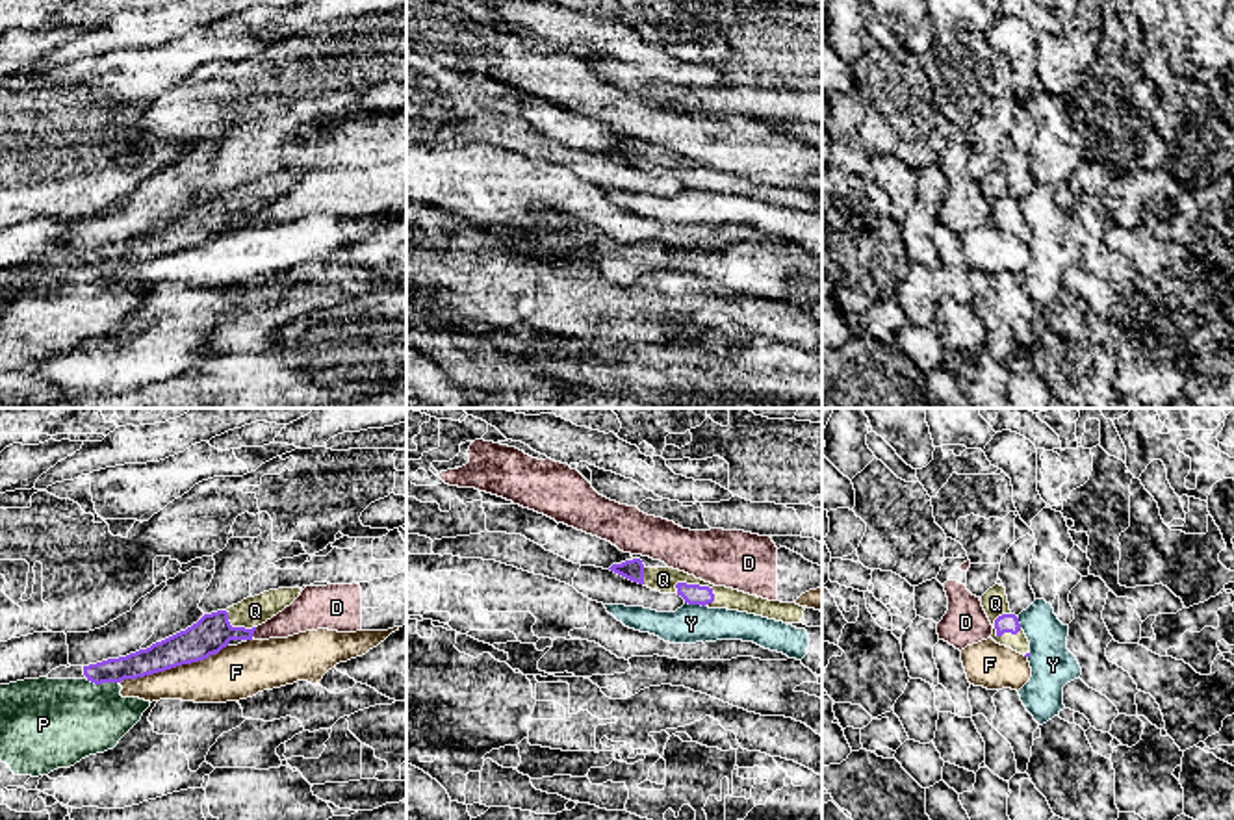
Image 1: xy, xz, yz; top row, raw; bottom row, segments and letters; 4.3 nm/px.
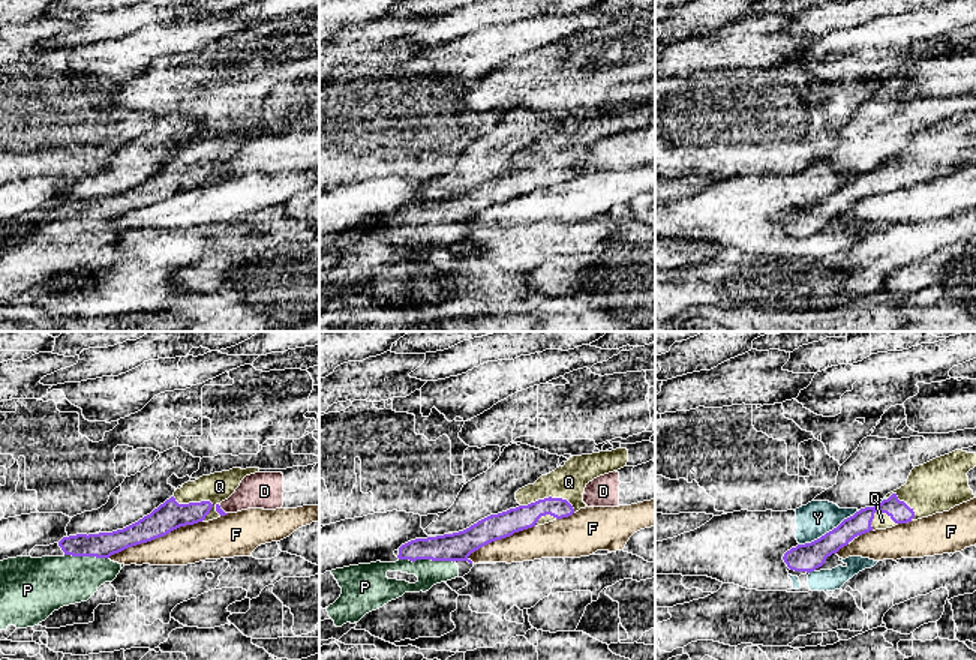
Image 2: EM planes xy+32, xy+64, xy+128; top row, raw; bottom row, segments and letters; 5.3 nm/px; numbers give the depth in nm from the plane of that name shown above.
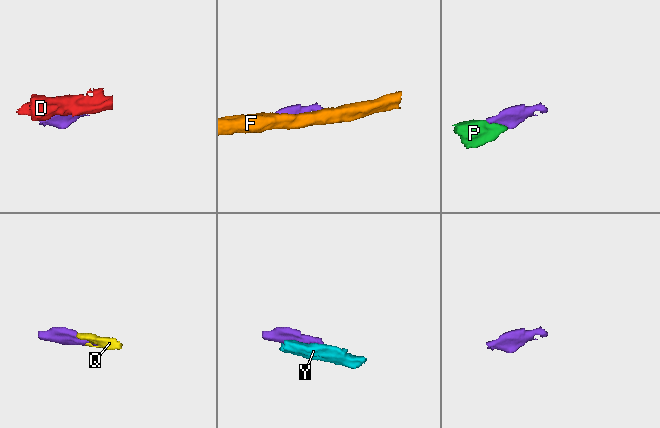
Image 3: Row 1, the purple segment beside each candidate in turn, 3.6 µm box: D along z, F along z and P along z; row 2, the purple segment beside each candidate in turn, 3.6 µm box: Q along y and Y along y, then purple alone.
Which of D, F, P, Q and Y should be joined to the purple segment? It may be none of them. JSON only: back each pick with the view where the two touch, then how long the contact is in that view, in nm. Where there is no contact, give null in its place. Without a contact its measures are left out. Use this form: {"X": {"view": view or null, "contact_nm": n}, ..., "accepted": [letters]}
{"P": {"view": "xy", "contact_nm": 140}, "Q": {"view": "xz", "contact_nm": 200}, "accepted": ["P", "Q"]}

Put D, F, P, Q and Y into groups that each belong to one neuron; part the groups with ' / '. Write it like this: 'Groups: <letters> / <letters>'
Groups: D / F / P Q / Y

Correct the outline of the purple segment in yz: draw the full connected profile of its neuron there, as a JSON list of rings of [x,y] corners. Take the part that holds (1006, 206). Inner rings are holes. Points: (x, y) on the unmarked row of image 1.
[[[995,169],[982,180],[980,186],[993,210],[991,223],[1000,230],[1030,241],[1030,226],[1021,213],[1019,202],[1009,195],[1006,173]]]

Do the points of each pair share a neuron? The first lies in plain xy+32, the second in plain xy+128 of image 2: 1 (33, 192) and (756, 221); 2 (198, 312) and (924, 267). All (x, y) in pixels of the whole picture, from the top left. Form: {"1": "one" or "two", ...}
{"1": "one", "2": "two"}

